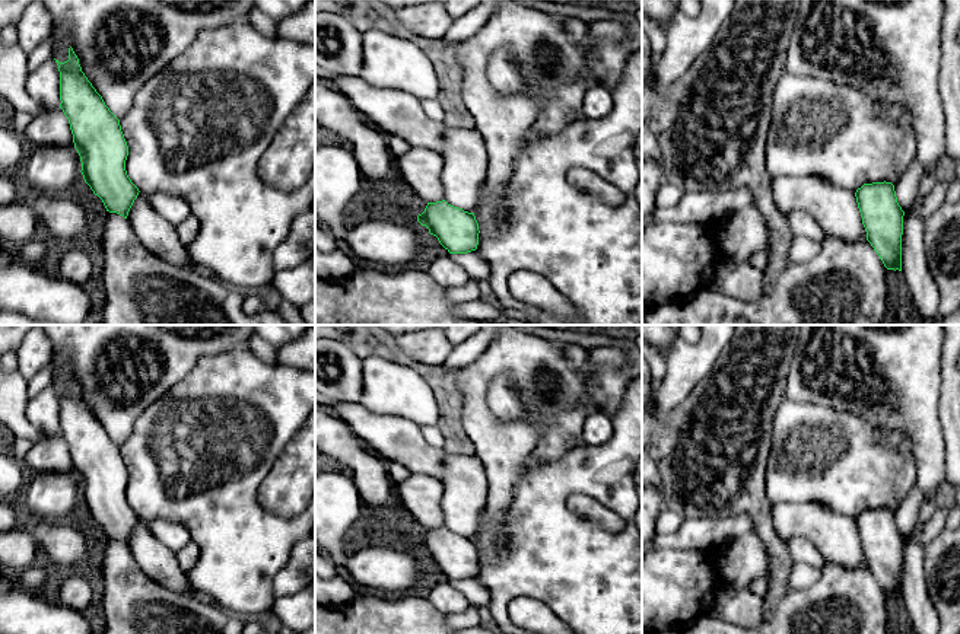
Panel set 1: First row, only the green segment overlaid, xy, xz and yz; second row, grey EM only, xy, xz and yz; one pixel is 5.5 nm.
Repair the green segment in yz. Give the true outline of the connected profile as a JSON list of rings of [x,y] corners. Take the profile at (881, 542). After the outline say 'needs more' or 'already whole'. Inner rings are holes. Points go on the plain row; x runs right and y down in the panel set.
[[[817,501],[776,503],[772,520],[783,544],[802,536],[837,565],[867,565],[887,596],[902,598],[905,538],[891,509],[864,510],[852,519]]] | needs more

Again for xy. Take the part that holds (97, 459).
[[[69,375],[67,388],[60,389],[55,386],[55,389],[60,398],[60,434],[69,446],[74,475],[80,482],[80,498],[85,509],[102,526],[107,538],[117,539],[128,547],[136,563],[150,579],[174,592],[193,592],[187,583],[185,571],[177,561],[175,552],[150,532],[149,522],[142,520],[128,504],[125,497],[128,472],[121,458],[120,446],[109,437],[102,423],[82,398],[73,375]]] | needs more

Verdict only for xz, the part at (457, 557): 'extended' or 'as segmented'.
extended

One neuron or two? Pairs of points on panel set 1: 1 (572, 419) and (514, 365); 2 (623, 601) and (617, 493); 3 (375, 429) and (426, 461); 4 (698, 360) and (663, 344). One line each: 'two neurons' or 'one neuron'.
1: two neurons
2: one neuron
3: one neuron
4: two neurons

